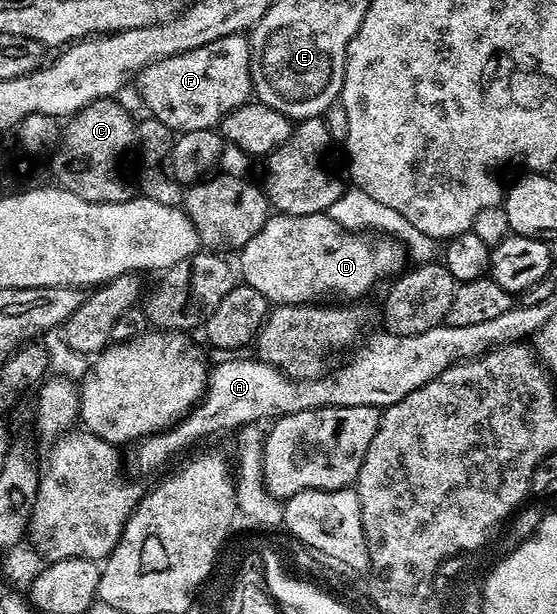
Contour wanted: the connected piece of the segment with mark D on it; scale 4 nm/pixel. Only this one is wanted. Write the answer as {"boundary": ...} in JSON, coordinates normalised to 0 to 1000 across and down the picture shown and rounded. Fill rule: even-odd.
{"boundary":[[[591,349],[487,350],[472,371],[433,404],[433,417],[433,454],[494,497],[553,495],[591,484],[585,482],[591,476],[600,480],[594,484],[636,492],[670,463],[713,451],[732,430],[729,401],[707,384],[628,378],[596,362]]]}

